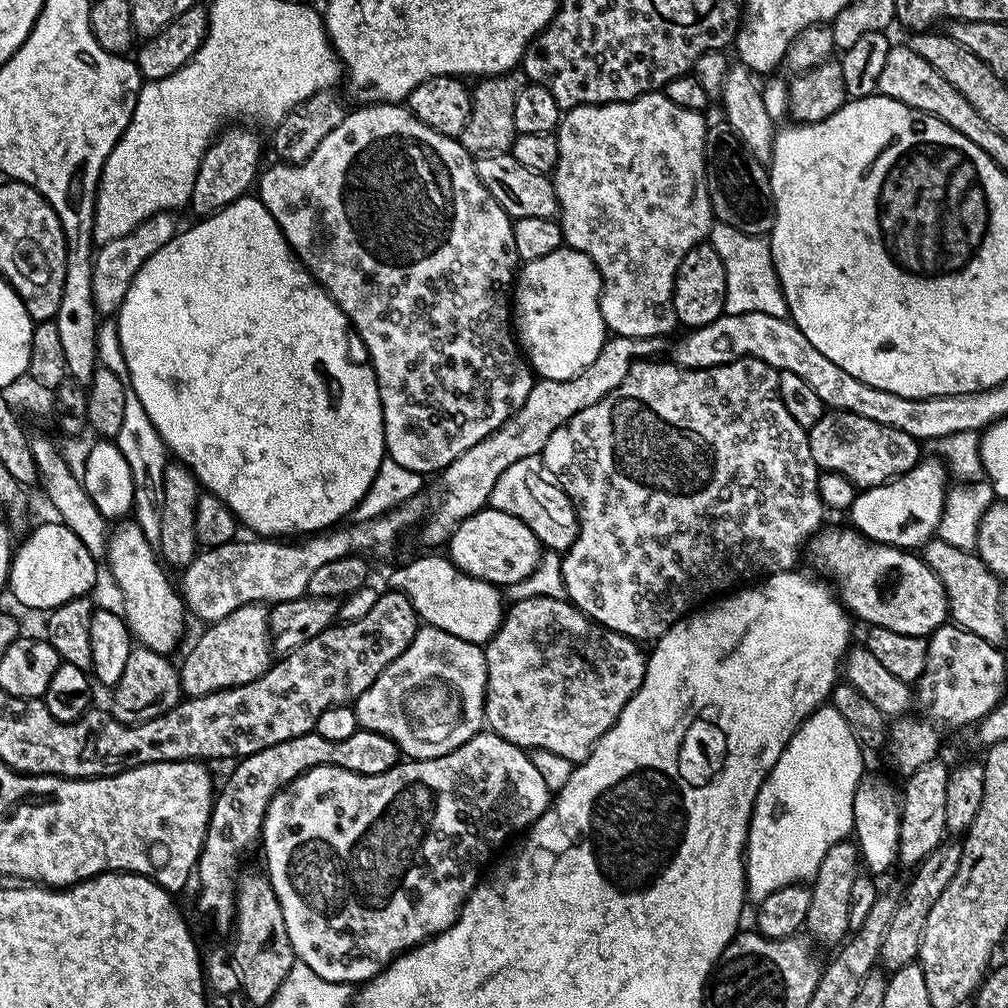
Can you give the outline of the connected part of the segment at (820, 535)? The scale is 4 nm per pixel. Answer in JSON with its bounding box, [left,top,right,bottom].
[806,526,949,638]

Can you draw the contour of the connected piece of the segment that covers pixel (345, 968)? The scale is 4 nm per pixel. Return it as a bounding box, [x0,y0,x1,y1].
[262,730,549,986]

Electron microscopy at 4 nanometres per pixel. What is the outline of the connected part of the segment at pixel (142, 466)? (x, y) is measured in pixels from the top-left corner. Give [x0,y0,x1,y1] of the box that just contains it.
[114,387,170,546]

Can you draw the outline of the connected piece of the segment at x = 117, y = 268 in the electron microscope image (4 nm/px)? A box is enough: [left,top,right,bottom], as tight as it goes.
[92,212,178,318]

